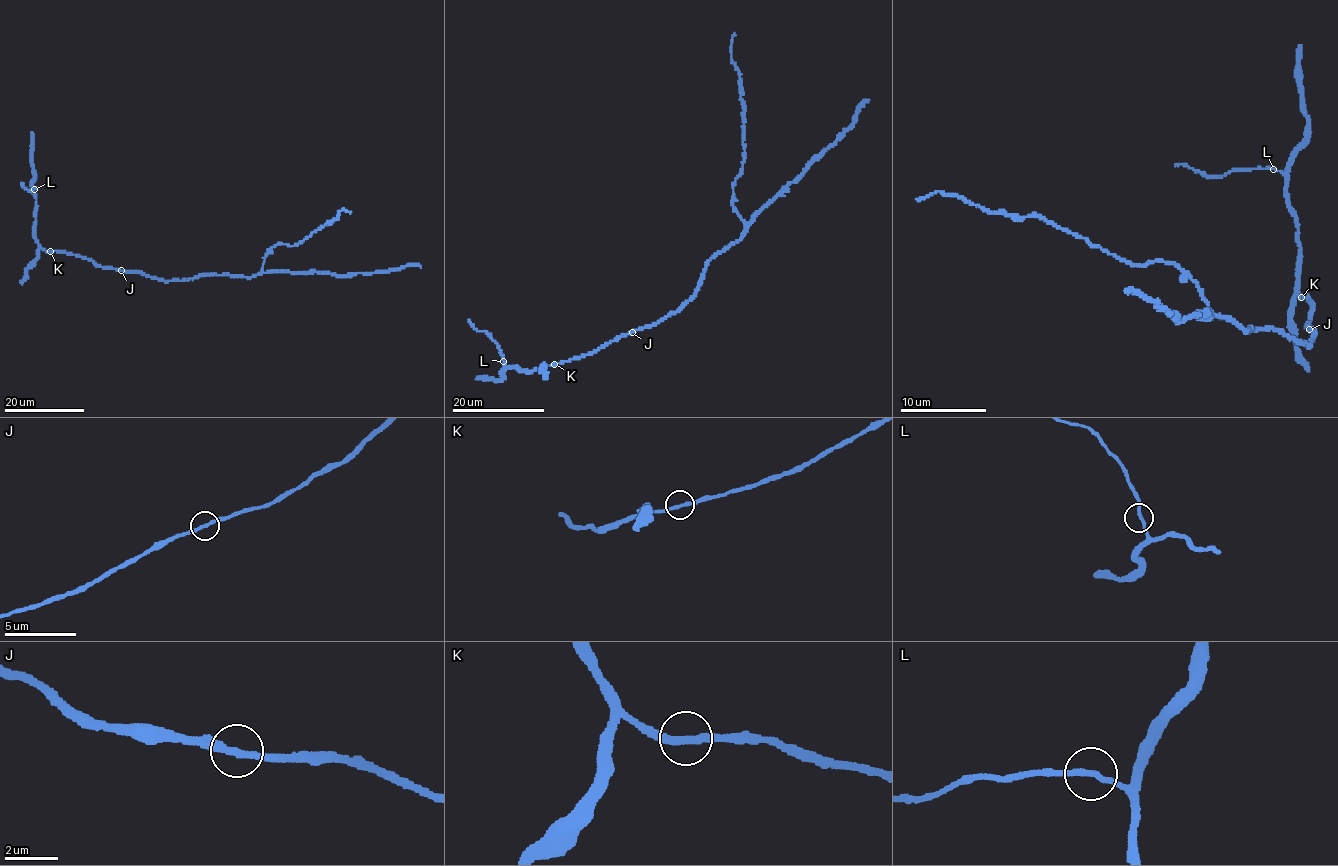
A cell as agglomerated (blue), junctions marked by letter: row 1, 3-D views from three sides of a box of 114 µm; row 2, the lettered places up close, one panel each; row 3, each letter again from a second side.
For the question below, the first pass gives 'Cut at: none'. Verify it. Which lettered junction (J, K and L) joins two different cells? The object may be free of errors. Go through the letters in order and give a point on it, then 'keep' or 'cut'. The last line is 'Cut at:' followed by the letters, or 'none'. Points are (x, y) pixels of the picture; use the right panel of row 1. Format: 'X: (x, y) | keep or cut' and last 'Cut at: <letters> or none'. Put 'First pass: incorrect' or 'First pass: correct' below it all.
J: (1309, 329) | keep
K: (1301, 297) | keep
L: (1273, 169) | keep
Cut at: none
First pass: correct

